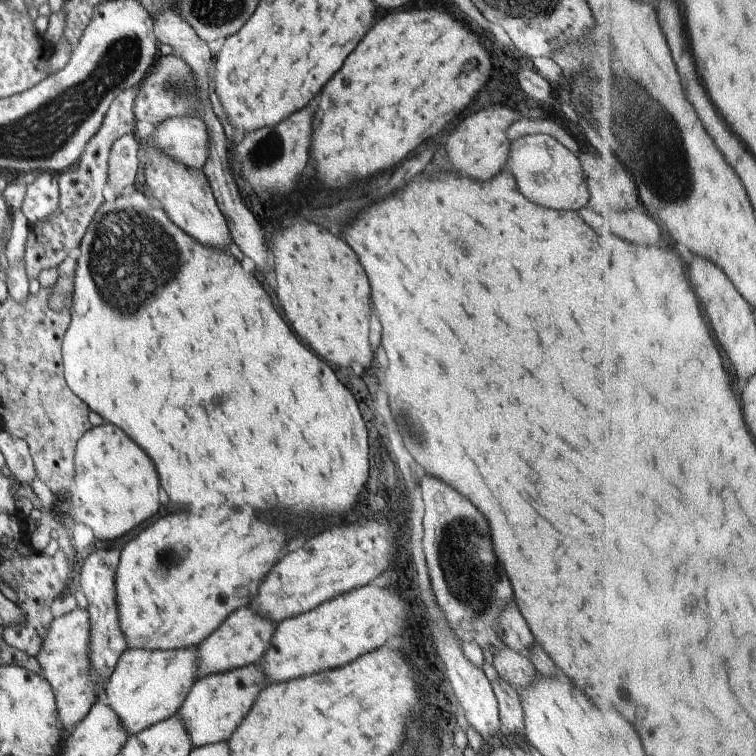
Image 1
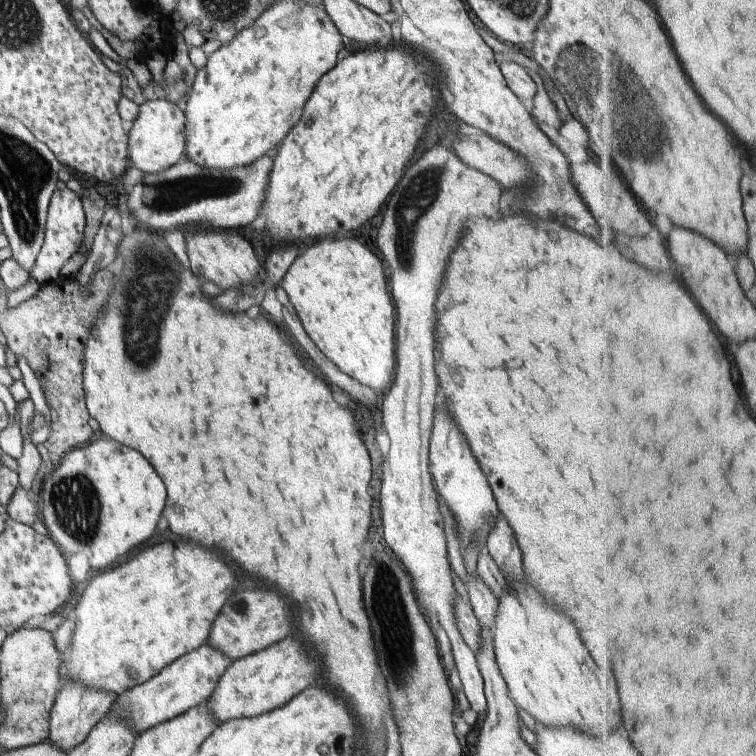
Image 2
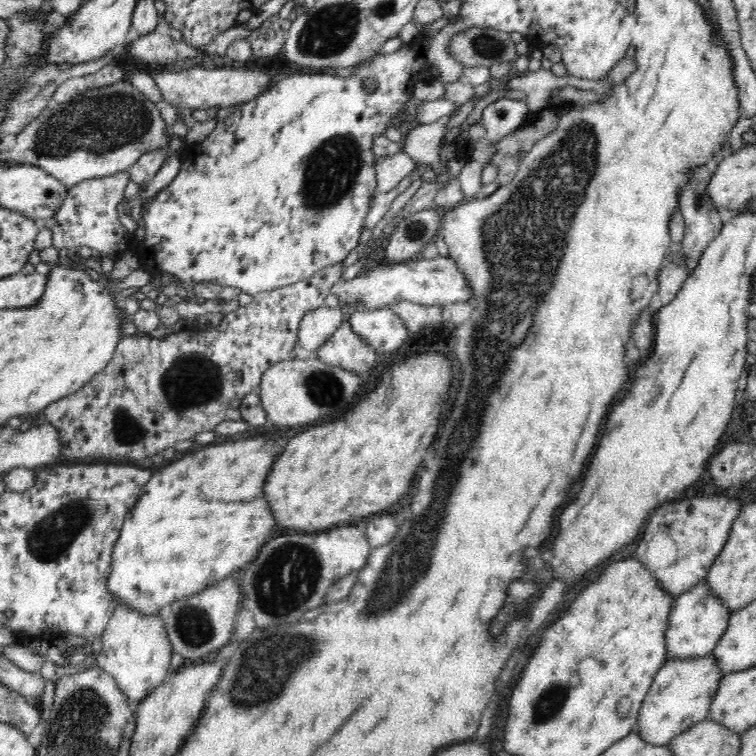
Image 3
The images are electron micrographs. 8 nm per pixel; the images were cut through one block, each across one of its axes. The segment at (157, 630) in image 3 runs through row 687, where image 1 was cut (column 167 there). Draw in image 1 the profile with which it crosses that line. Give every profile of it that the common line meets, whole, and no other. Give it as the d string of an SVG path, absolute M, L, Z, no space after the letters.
M197 115L168 118L145 142L188 169L202 170L209 156L207 129Z

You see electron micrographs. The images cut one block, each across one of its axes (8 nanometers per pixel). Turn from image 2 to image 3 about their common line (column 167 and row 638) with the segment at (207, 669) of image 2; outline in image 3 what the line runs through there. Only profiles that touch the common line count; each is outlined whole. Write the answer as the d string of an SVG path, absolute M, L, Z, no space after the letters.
M708 581L697 582L688 592L675 597L672 610L668 614L666 630L667 661L702 658L714 651L720 638L724 637L731 616L730 609L712 593Z

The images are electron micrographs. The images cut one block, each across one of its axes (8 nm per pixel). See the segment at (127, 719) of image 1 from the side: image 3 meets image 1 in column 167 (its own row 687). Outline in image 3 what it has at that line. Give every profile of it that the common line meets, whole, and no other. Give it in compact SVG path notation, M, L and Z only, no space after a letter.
M715 656L667 661L653 678L646 699L639 708L636 732L652 745L666 745L697 722L709 717L710 704L722 678Z

